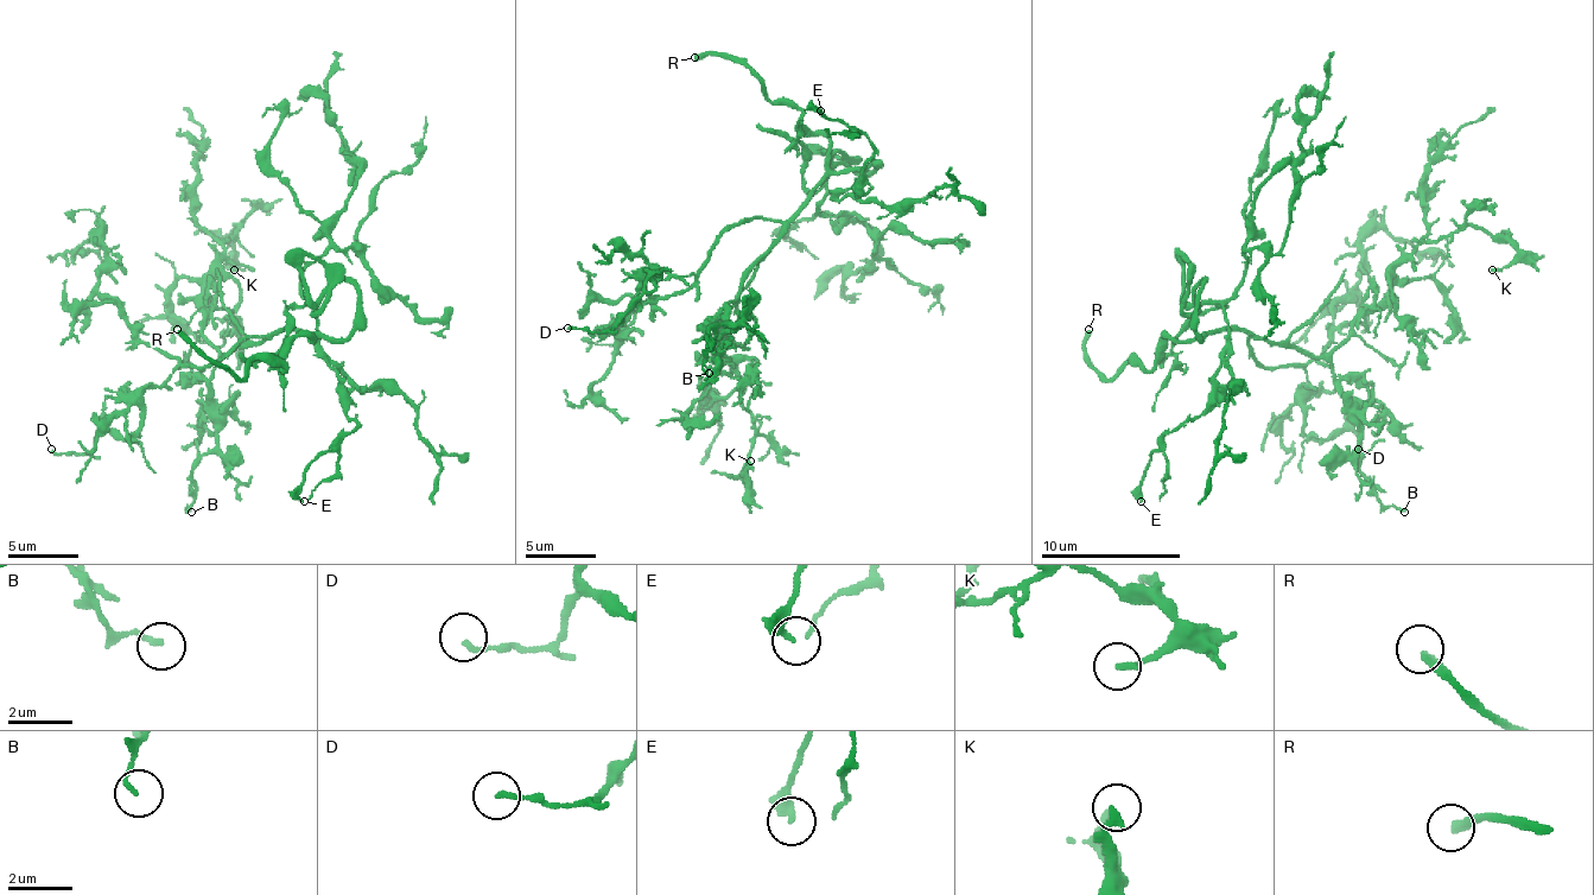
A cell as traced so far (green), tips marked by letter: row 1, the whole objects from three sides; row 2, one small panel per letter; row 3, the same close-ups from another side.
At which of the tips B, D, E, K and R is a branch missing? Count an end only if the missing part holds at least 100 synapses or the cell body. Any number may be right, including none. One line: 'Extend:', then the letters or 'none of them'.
Extend: R

